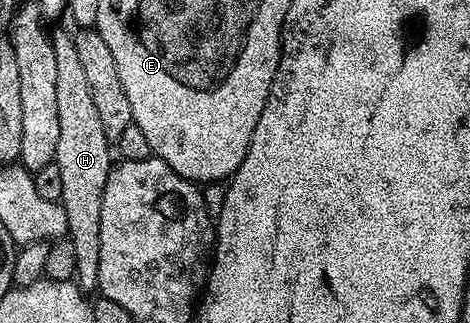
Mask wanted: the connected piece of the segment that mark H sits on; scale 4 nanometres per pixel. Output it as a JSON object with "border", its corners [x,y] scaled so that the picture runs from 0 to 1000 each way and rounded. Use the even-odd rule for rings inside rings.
{"border":[[[113,90],[106,108],[119,183],[119,347],[126,350],[128,424],[117,502],[128,523],[128,557],[134,560],[130,632],[145,669],[145,746],[155,755],[162,789],[164,842],[157,861],[168,895],[191,910],[209,889],[215,622],[238,523],[238,458],[234,430],[215,393],[181,220],[164,180],[151,90]]]}

